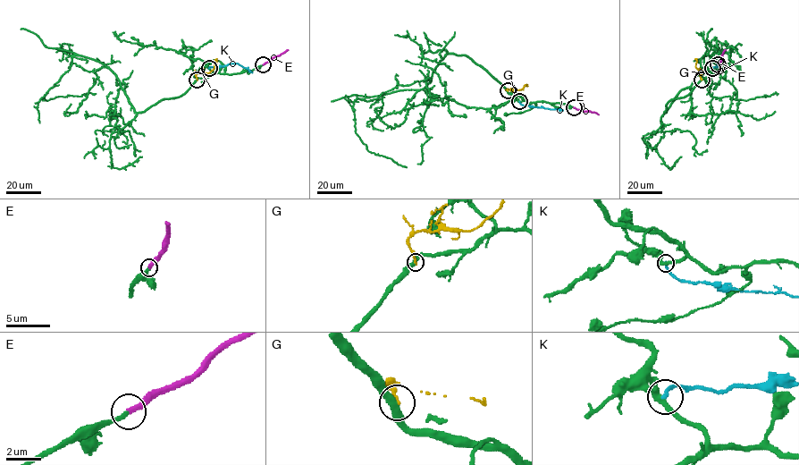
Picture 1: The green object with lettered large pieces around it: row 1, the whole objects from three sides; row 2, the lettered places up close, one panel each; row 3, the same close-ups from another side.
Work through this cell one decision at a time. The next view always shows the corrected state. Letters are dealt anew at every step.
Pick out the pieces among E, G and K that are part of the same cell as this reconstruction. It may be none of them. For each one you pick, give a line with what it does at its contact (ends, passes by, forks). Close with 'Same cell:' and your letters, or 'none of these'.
E: it ends
Same cell: E

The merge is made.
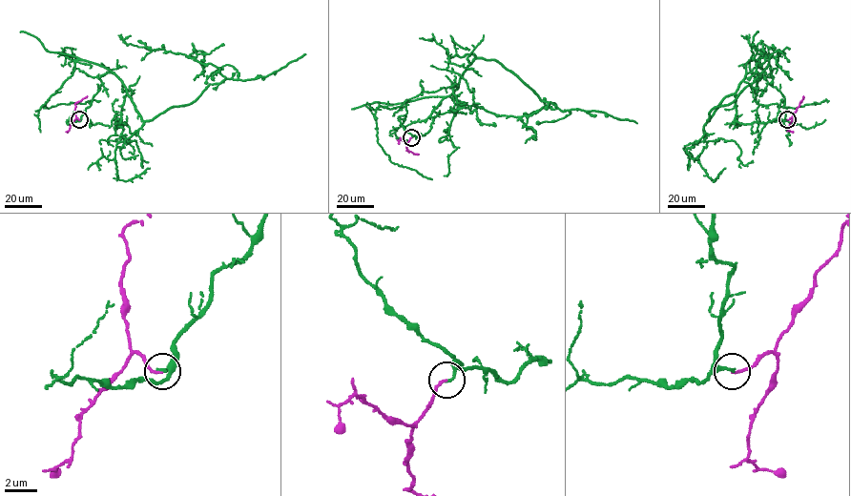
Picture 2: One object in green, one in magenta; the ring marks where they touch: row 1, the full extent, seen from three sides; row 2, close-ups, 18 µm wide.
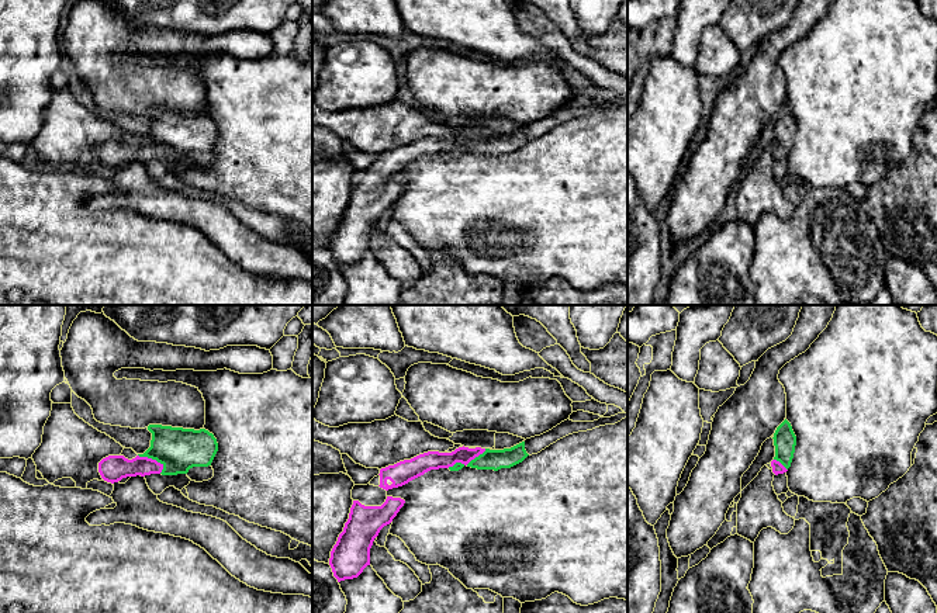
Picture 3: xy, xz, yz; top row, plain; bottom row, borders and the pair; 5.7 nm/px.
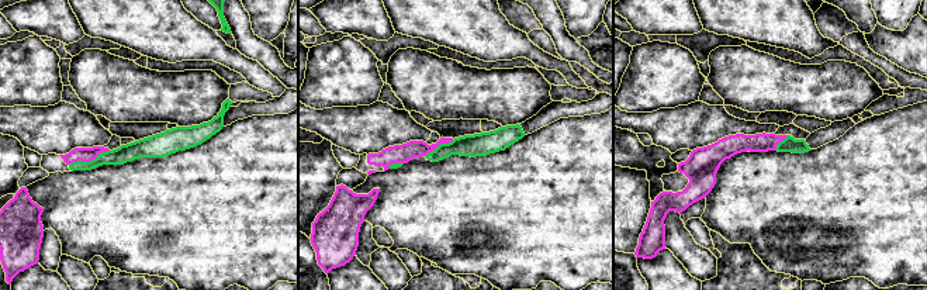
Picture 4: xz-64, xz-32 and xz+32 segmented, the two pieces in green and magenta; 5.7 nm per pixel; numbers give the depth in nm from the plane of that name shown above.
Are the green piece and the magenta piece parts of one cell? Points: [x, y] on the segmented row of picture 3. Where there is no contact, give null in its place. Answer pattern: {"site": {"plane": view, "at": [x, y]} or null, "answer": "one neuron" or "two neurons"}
{"site": {"plane": "xz", "at": [467, 464]}, "answer": "one neuron"}

